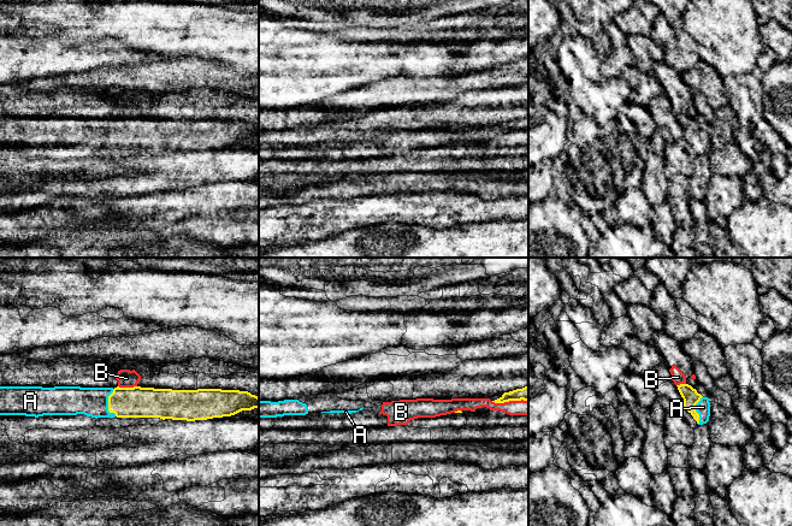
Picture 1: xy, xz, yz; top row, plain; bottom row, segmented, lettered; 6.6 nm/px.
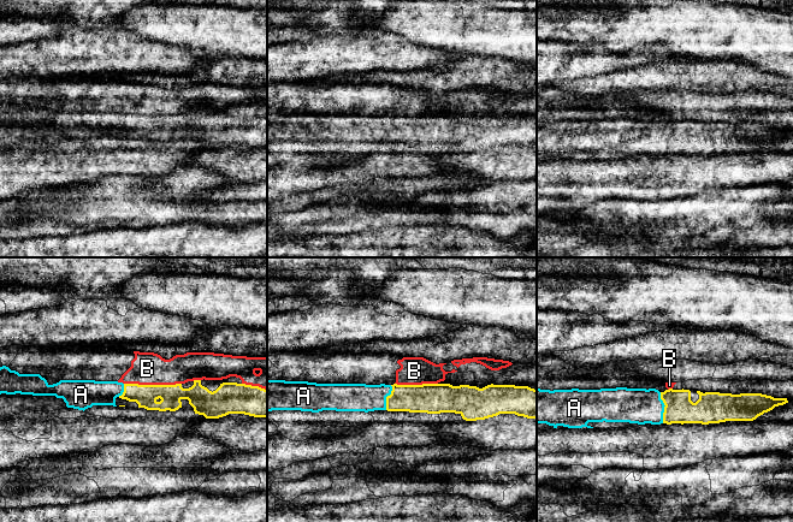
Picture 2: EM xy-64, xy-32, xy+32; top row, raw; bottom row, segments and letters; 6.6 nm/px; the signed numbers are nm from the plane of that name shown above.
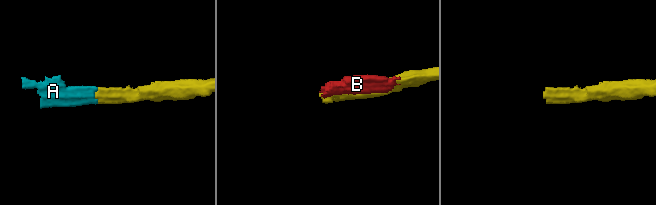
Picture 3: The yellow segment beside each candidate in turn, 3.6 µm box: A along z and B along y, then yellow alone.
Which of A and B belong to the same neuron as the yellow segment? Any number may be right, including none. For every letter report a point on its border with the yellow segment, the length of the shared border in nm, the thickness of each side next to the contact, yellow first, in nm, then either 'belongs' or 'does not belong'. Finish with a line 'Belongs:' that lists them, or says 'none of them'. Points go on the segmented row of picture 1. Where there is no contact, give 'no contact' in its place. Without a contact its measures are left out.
A: contact xy (108, 403); length 190 nm; calibres 200 and 190 nm; belongs
B: contact xy (128, 388); length 130 nm; calibres 200 and 120 nm; does not belong
Belongs: A

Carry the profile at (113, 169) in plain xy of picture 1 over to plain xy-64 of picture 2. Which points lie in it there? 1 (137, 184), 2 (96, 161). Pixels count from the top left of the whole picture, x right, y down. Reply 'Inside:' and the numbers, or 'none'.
Inside: 2

